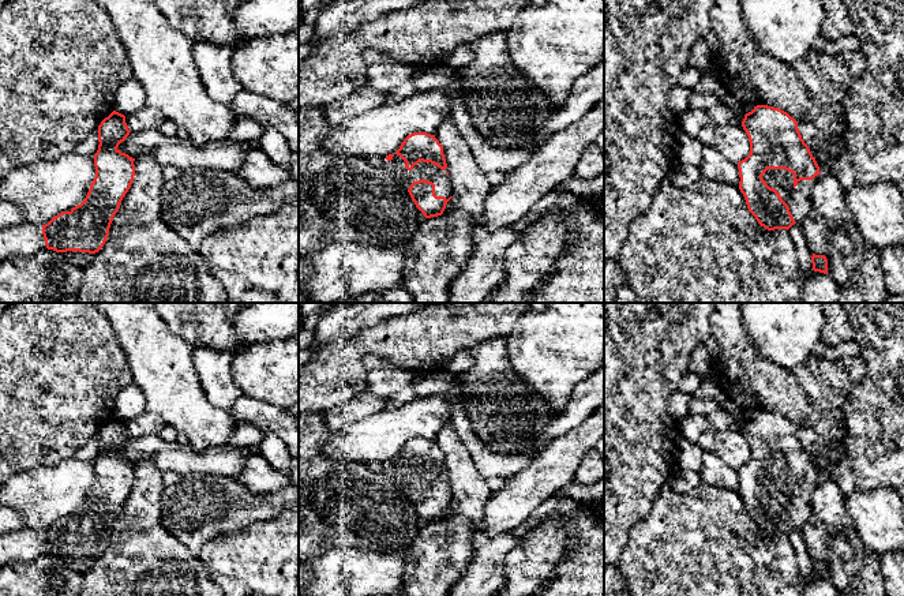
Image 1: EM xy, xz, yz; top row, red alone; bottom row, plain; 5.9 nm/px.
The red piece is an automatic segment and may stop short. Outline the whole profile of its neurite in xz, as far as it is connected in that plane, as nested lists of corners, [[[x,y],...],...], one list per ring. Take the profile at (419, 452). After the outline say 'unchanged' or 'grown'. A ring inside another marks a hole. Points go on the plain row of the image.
[[[427,438],[408,441],[397,457],[383,462],[383,473],[391,486],[400,488],[409,498],[416,513],[425,524],[443,520],[447,507],[453,503],[453,495],[443,451],[435,441]]]; grown

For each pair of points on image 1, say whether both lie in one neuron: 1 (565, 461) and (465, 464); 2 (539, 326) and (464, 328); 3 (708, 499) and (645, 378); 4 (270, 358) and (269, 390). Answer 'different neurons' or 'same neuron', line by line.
1: different neurons
2: different neurons
3: different neurons
4: same neuron

